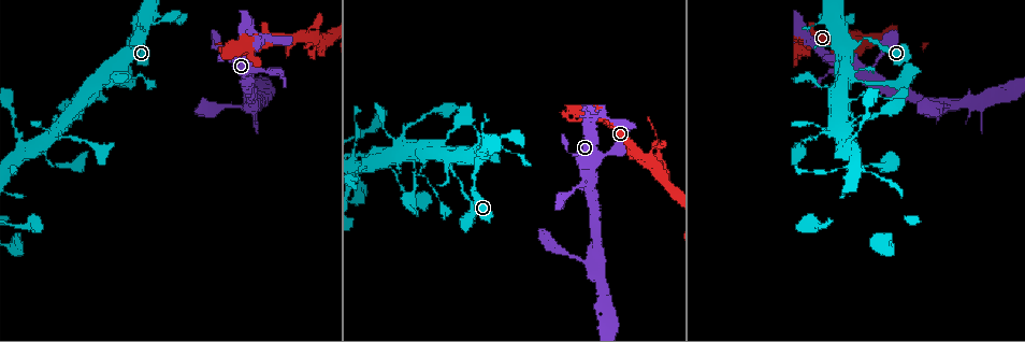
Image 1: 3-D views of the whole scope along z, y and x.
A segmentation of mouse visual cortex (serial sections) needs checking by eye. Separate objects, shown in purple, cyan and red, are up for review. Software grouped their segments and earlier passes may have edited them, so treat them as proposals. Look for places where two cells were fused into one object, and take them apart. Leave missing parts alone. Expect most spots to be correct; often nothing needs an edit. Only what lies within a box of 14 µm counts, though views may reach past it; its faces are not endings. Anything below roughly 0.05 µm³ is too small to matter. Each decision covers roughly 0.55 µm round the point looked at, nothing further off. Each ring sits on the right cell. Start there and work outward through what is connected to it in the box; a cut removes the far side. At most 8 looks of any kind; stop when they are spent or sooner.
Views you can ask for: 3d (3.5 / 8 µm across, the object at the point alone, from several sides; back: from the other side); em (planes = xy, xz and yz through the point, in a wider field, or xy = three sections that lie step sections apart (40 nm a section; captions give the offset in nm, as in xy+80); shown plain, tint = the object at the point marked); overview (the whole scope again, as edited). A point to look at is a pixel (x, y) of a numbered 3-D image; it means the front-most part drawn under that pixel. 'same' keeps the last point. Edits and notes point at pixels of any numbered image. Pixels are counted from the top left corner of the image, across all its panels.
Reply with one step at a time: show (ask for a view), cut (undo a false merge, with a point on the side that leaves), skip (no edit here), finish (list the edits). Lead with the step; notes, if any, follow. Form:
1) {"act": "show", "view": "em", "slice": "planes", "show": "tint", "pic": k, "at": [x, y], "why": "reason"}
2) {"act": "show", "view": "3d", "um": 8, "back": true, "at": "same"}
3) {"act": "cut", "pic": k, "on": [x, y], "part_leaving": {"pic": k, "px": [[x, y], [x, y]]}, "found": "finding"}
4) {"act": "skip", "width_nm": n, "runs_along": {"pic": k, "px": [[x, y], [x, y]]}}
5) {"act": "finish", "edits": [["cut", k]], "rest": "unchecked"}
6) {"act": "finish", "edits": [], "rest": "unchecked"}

{"act": "show", "view": "3d", "um": 3.5, "pic": 1, "at": [479, 164], "why": "thick turns thin"}

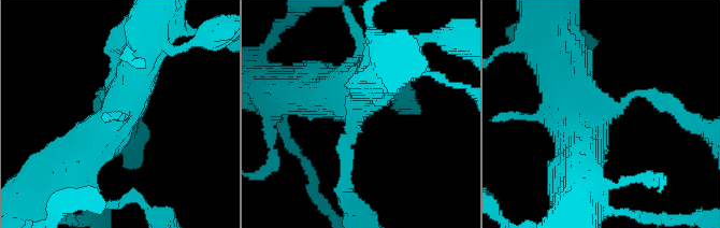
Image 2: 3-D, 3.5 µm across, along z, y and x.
{"act": "show", "view": "em", "slice": "xy", "step": 3, "show": "tint", "pic": 2, "at": [355, 111]}

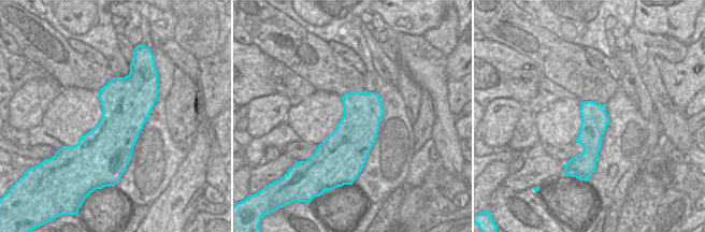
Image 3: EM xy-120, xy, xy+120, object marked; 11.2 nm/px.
{"act": "show", "view": "em", "slice": "xy", "step": 2, "show": "tint", "at": "same"}

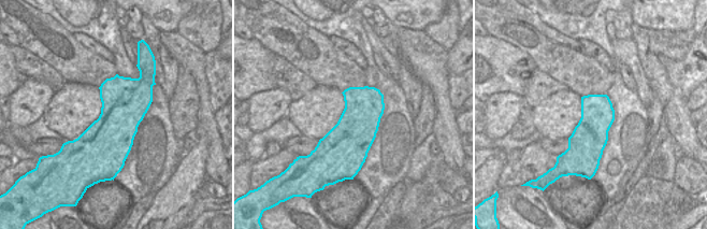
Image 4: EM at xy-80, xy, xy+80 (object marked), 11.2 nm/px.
{"act": "skip", "runs_along": {"pic": 2, "px": [[345, 171], [355, 102], [308, 91]]}, "found": "all the same cell"}

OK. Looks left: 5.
{"act": "show", "view": "3d", "um": 3.5, "pic": 1, "at": [423, 160], "why": "a fork"}

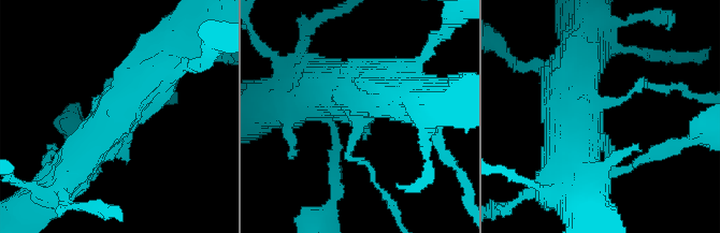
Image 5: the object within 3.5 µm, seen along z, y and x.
{"act": "show", "view": "em", "slice": "xy", "step": 2, "show": "tint", "pic": 5, "at": [598, 105]}

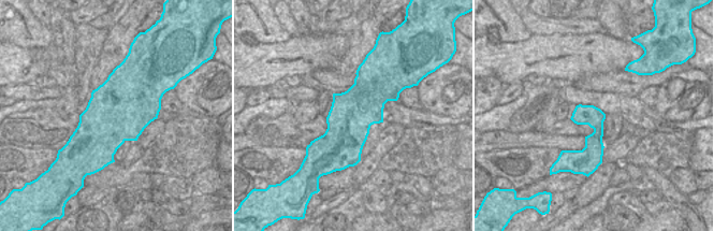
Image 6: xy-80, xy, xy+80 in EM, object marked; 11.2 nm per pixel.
{"act": "skip", "runs_along": {"pic": 6, "px": [[579, 107], [596, 125], [591, 161]]}, "found": "one cell here"}

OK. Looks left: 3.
{"act": "show", "view": "3d", "um": 8, "pic": 1, "at": [313, 42], "why": "arms part here"}

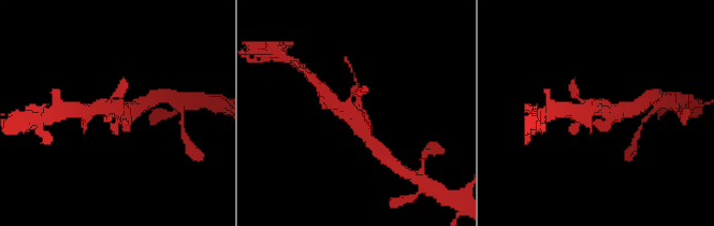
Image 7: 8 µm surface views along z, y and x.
{"act": "show", "view": "3d", "um": 3.5, "pic": 7, "at": [116, 112]}

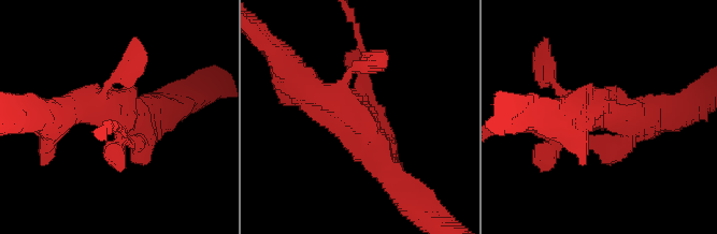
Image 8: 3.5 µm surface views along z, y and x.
{"act": "show", "view": "em", "slice": "planes", "show": "tint", "pic": 8, "at": [110, 117], "arms": 4, "arm_widths_nm": [150, 200, 450, 450], "why": "shape alone is not enough"}

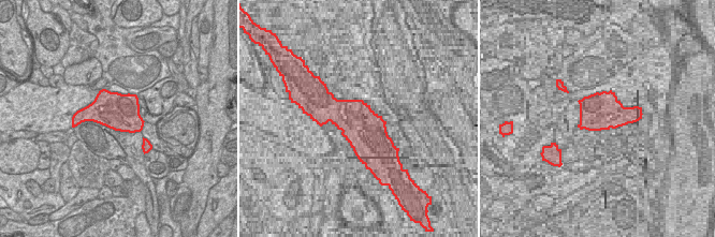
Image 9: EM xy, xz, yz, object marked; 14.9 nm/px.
{"act": "skip", "runs_along": {"pic": 8, "px": [[285, 67], [361, 125], [382, 163]]}, "found": "all the same cell"}

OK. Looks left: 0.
{"act": "finish", "edits": [], "rest": "unchecked"}

